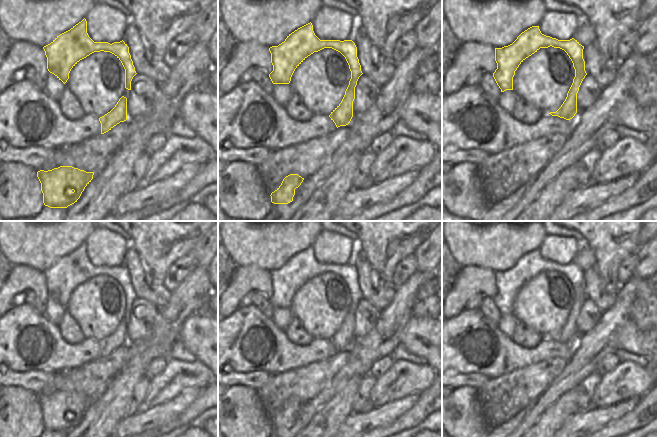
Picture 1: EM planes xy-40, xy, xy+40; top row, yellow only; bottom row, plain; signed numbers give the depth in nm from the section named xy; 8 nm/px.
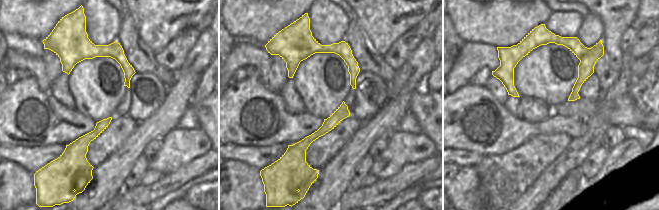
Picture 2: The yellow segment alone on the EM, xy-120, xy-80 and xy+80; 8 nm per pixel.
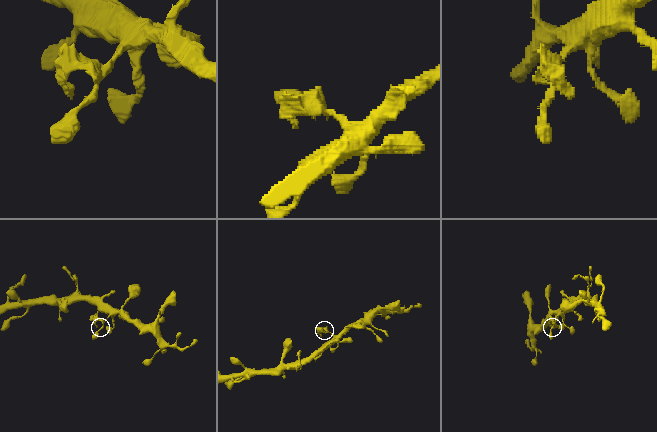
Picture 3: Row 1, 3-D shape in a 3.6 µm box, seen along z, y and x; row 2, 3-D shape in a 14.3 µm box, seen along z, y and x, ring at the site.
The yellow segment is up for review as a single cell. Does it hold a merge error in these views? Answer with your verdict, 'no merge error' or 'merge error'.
no merge error

